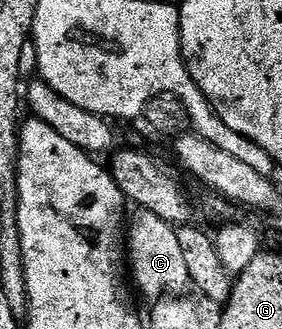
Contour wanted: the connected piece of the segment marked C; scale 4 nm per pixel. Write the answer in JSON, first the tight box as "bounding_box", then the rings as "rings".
{"bounding_box":[127,210,190,298],"rings":[[[144,210],[137,212],[138,216],[127,224],[127,260],[131,265],[131,276],[137,279],[137,284],[152,298],[161,298],[166,294],[184,293],[184,288],[190,287],[187,258],[183,254],[183,246],[179,246],[177,228],[158,214]]]}

